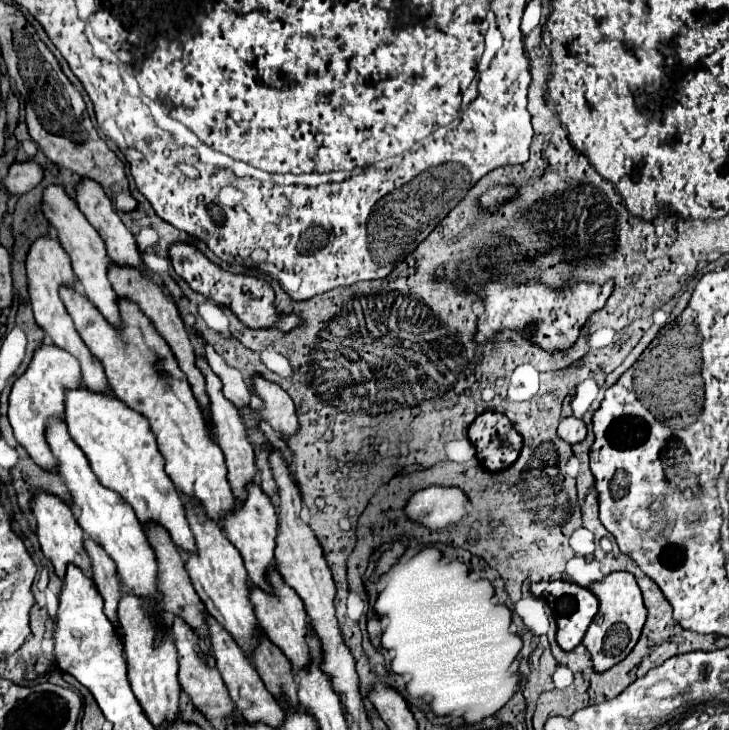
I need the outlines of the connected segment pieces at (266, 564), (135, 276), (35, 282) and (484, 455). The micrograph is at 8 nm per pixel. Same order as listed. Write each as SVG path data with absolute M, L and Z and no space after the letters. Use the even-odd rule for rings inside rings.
M252 482L246 490L248 490L248 498L244 502L236 502L236 510L224 518L224 532L226 532L226 538L238 548L254 586L262 588L266 594L272 594L272 588L268 582L268 572L274 562L278 516L276 516L274 506L270 506L270 498L266 498L266 494L262 494L258 484Z
M116 264L110 266L110 282L114 282L114 290L120 298L128 298L132 302L138 304L138 308L150 318L150 322L154 324L156 332L166 340L166 344L170 346L180 370L186 374L190 386L192 386L192 392L194 392L194 398L198 400L198 406L200 410L204 412L206 416L206 422L212 426L212 418L210 418L210 398L206 394L206 386L204 386L204 376L202 372L198 370L196 366L196 352L192 348L192 342L190 342L190 336L188 336L188 330L186 330L186 324L182 322L180 314L178 314L178 308L176 304L168 298L168 294L164 292L164 286L160 286L158 282L154 282L154 278L150 274L142 274L134 268L118 268Z
M42 236L38 238L30 252L28 252L28 260L26 260L26 270L28 270L28 284L30 284L30 302L32 302L32 310L34 310L34 316L36 316L36 322L38 326L52 338L52 342L66 350L68 354L72 354L80 366L82 366L82 374L84 374L84 384L90 386L92 392L98 392L98 394L110 394L112 398L116 398L116 394L110 390L108 386L108 380L106 380L106 374L104 374L104 366L98 362L98 358L94 358L90 354L90 350L86 348L84 340L80 338L78 330L74 328L74 322L64 306L64 302L60 300L60 294L58 290L62 286L68 286L68 288L74 288L76 286L76 274L72 270L72 264L70 264L70 258L68 254L62 250L60 242L58 240L52 240L50 236Z
M484 412L468 428L468 438L476 448L476 458L488 472L506 470L522 450L522 436L504 414ZM510 442L510 448L502 444Z

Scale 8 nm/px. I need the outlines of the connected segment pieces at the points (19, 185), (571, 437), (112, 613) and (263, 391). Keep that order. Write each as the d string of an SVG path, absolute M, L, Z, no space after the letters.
M16 162L12 164L8 176L4 178L4 186L10 194L26 194L34 186L38 186L44 178L44 168L36 162Z
M574 416L562 418L562 422L560 422L560 426L558 426L558 436L560 436L566 444L570 444L570 446L580 444L582 438L586 438L586 426L584 426L582 420L576 420Z
M86 540L84 546L86 546L86 552L92 560L92 580L98 588L98 592L102 594L104 612L110 618L110 622L114 624L114 628L120 630L120 622L118 622L120 582L118 582L118 574L114 570L114 560L106 554L106 550L102 546L94 544L92 540Z
M256 378L254 384L256 384L256 392L264 402L262 412L258 412L260 420L270 424L272 430L282 438L290 438L292 434L296 434L298 422L296 422L296 408L292 398L278 384L272 384L264 378Z

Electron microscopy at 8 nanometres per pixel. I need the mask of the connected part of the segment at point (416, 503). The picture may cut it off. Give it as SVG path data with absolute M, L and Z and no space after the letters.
M430 486L410 498L406 514L432 530L444 530L460 522L468 514L468 506L470 500L462 490Z

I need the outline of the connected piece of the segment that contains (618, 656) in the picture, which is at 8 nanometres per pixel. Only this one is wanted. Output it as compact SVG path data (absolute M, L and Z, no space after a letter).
M614 572L610 576L606 576L604 580L594 582L588 590L592 594L596 594L596 598L600 602L600 610L594 616L594 622L590 624L582 644L590 652L594 670L606 672L612 666L616 666L618 662L622 662L630 654L630 650L636 646L636 642L642 634L642 626L646 622L646 608L644 608L636 578L626 572Z

